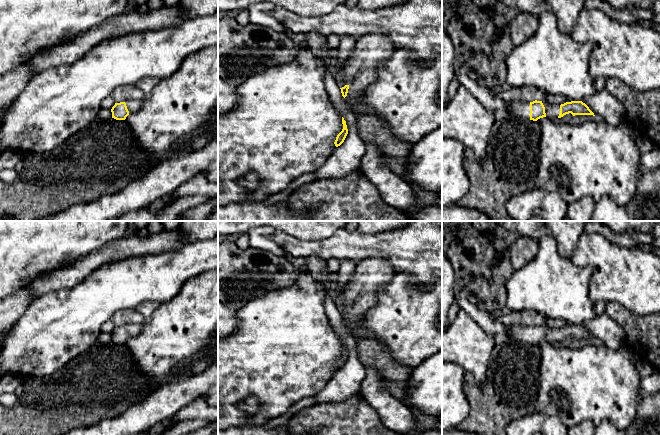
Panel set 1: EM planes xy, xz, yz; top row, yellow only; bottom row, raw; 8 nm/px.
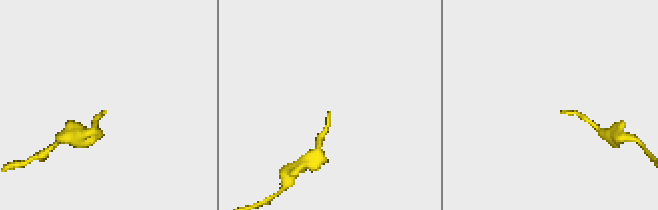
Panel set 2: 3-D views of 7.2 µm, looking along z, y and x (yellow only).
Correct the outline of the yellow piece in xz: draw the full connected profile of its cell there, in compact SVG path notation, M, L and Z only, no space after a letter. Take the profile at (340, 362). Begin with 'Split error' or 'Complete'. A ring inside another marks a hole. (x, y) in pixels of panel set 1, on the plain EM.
Complete. M342 341L342 348L343 348L343 353L337 359L336 364L334 366L336 371L340 370L344 366L344 364L345 364L347 358L348 358L348 353L347 353L346 345L344 344L343 341Z

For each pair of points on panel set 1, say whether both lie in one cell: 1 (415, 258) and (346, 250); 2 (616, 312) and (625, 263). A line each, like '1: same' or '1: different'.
1: same
2: different

